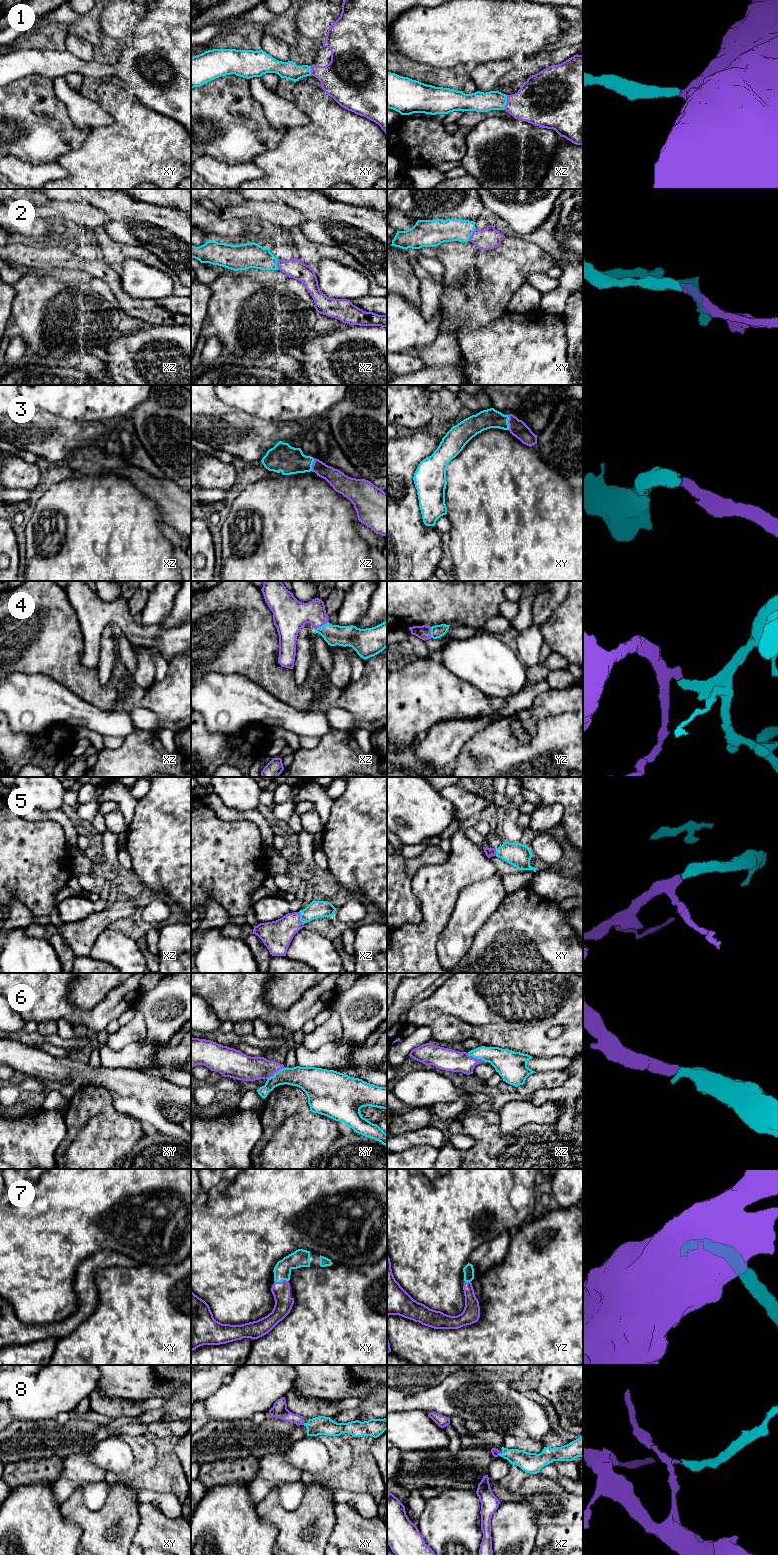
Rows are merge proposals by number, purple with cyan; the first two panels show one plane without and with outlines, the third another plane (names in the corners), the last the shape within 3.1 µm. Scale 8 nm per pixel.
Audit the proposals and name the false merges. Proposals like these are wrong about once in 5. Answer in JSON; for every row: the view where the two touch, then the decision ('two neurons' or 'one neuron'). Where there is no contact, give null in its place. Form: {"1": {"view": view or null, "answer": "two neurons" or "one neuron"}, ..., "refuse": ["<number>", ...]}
{"1": {"view": "xz", "answer": "one neuron"}, "2": {"view": "xy", "answer": "one neuron"}, "3": {"view": "xy", "answer": "one neuron"}, "4": {"view": "xz", "answer": "one neuron"}, "5": {"view": "xz", "answer": "one neuron"}, "6": {"view": "xy", "answer": "one neuron"}, "7": {"view": "xy", "answer": "one neuron"}, "8": {"view": "xy", "answer": "two neurons"}, "refuse": ["8"]}

